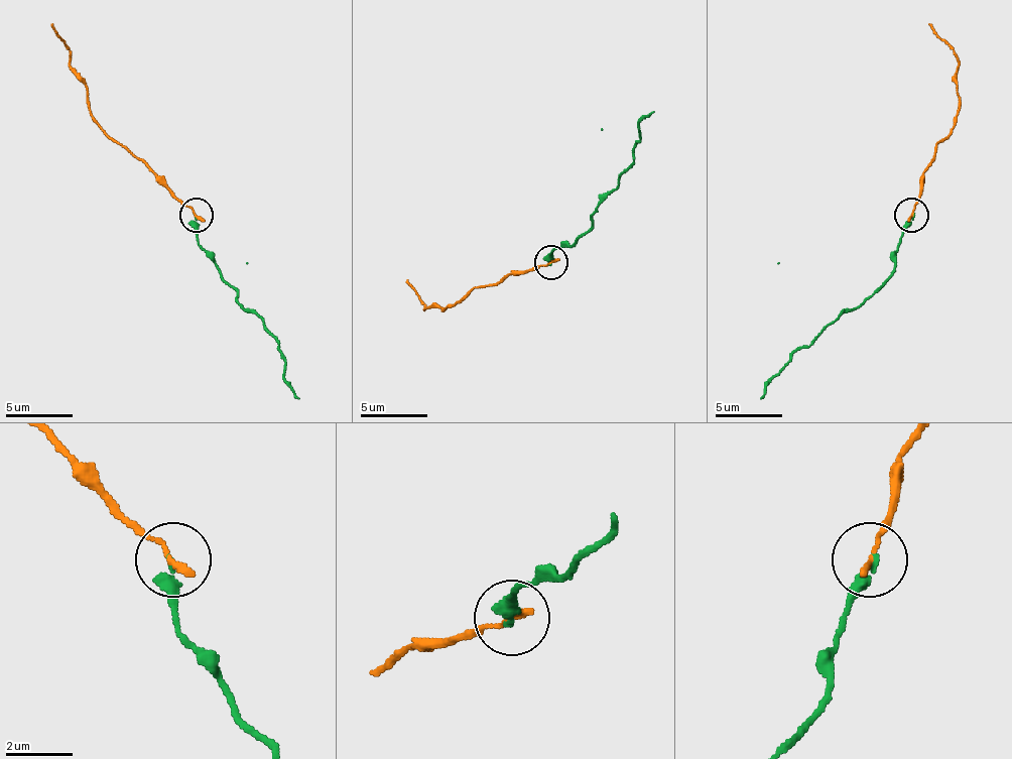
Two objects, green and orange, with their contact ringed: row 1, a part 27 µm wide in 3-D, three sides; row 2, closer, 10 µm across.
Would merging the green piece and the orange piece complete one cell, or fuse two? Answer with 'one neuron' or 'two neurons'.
two neurons

